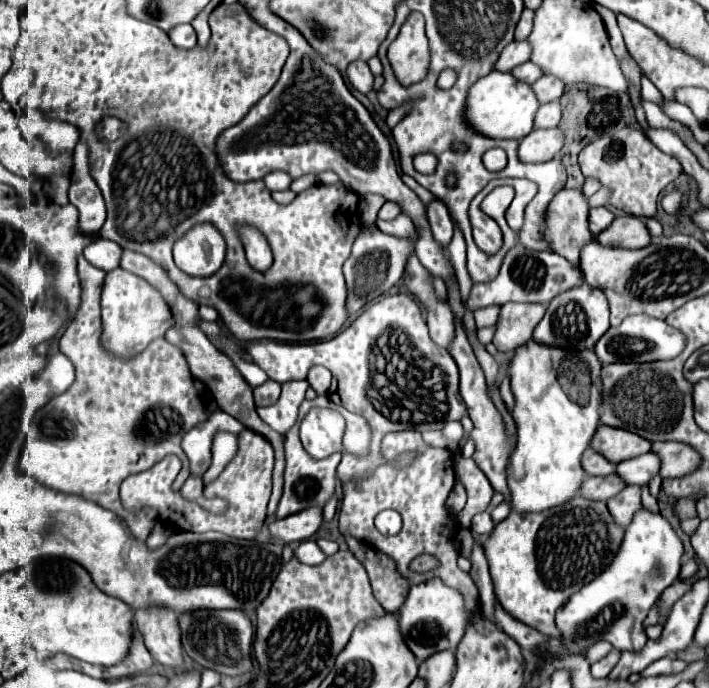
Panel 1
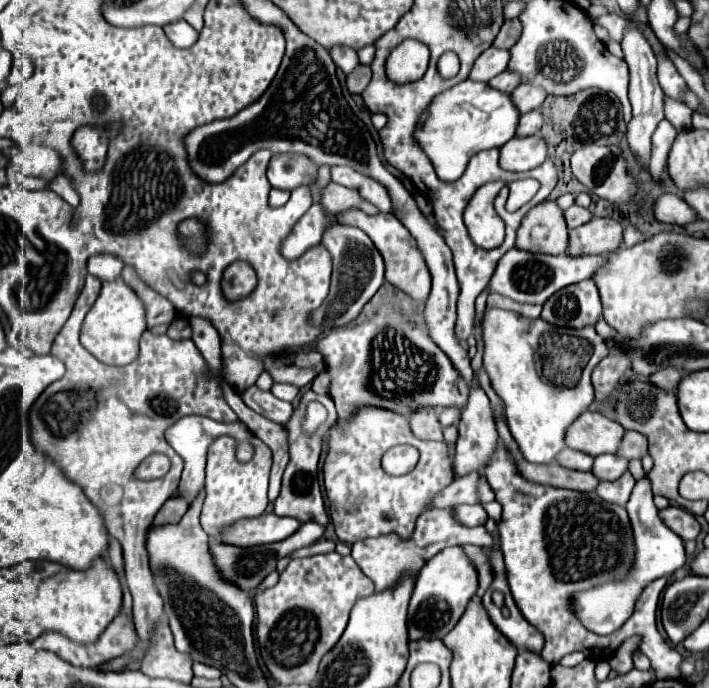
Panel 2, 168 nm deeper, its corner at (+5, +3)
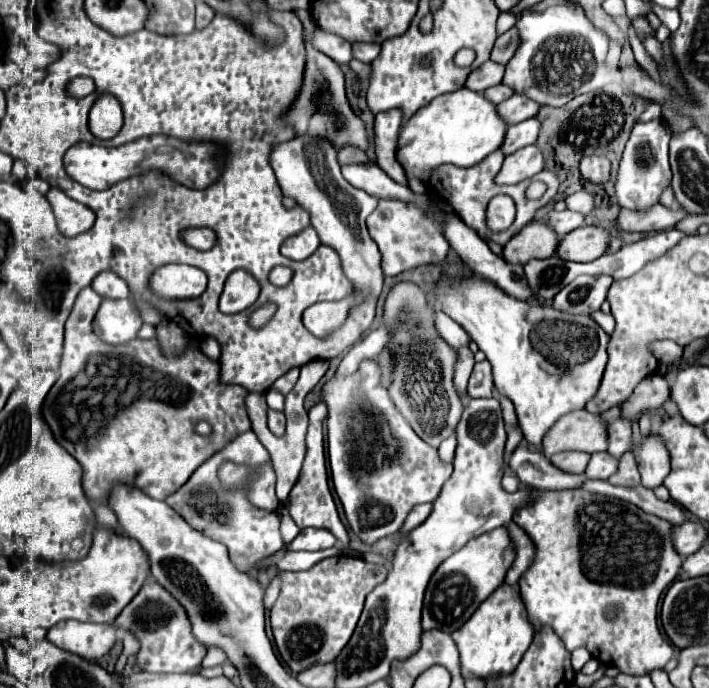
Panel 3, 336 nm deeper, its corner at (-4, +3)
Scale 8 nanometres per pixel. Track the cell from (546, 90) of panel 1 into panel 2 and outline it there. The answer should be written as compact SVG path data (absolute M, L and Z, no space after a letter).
M520 84L520 88L516 88L516 92L512 92L512 100L516 100L516 106L520 108L520 114L536 110L542 106L542 102L546 100L546 90L540 86L532 86L532 84Z

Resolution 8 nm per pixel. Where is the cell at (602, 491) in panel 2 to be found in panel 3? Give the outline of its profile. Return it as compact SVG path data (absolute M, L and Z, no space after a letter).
M625 452L619 458L619 468L609 478L609 482L615 484L615 486L639 486L641 484L639 470L637 470L637 462L635 462L635 458L633 458L631 452Z

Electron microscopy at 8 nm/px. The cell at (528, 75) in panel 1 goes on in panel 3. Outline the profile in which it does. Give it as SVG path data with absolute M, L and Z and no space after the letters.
M497 84L497 86L491 86L491 88L487 88L483 94L485 94L485 98L487 98L489 102L493 102L493 104L499 104L499 102L507 100L509 96L513 96L513 90L511 90L509 86L505 86L505 84Z

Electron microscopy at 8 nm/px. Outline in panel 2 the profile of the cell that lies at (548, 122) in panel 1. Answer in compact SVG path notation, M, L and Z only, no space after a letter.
M532 110L532 112L526 112L524 116L520 116L520 124L518 124L518 130L516 134L518 136L532 136L532 134L538 134L540 128L544 124L544 116L540 110Z

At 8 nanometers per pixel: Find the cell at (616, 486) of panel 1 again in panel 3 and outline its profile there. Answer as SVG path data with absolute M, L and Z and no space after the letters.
M517 446L509 466L521 484L537 490L571 490L585 480L585 476L573 476L553 468L547 456L525 446Z

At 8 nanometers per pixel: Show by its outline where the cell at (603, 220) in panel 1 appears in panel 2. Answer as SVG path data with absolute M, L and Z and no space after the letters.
M578 204L570 206L570 208L564 212L564 216L566 216L566 220L568 220L568 228L578 228L578 226L582 226L582 224L586 224L586 222L592 220L592 212L590 212L588 208L578 206Z

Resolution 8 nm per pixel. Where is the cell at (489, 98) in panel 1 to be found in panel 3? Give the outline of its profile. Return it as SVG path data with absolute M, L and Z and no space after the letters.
M461 88L433 98L429 104L419 108L413 118L405 122L397 138L397 162L403 166L407 186L415 194L427 192L427 174L441 164L473 166L487 154L499 150L505 138L505 122L497 116L495 104L489 104L481 92Z

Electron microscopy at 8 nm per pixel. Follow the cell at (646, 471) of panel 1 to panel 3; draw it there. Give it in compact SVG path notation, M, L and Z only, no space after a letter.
M595 452L595 454L591 454L591 460L589 460L587 470L585 470L587 478L605 480L613 472L617 472L617 458L609 456L609 452Z

